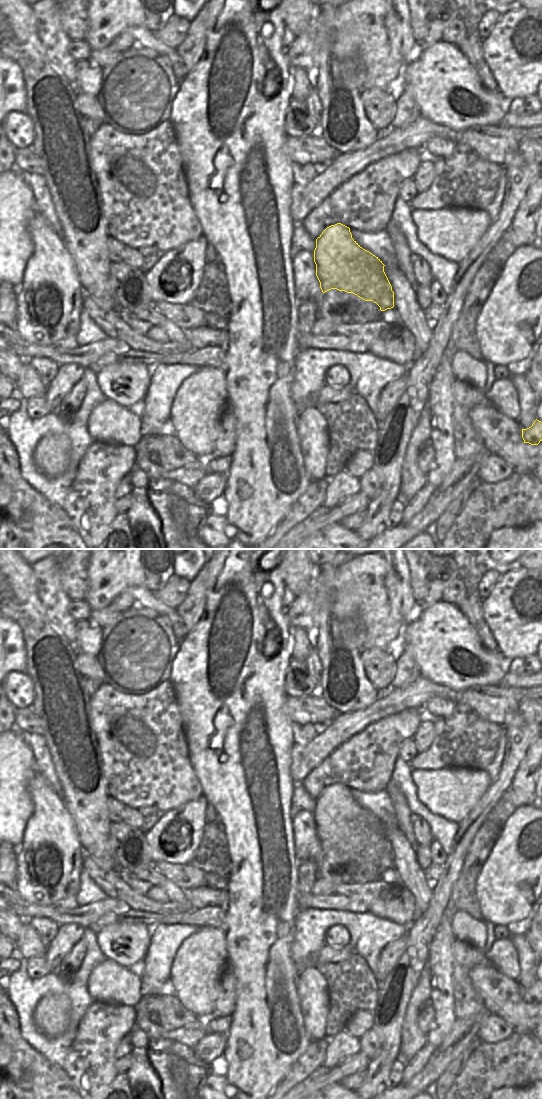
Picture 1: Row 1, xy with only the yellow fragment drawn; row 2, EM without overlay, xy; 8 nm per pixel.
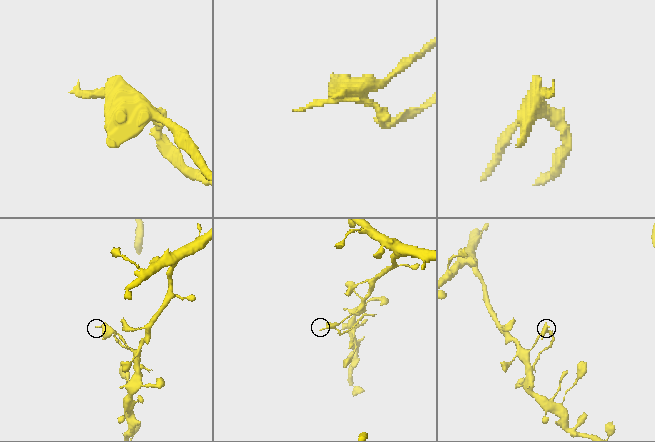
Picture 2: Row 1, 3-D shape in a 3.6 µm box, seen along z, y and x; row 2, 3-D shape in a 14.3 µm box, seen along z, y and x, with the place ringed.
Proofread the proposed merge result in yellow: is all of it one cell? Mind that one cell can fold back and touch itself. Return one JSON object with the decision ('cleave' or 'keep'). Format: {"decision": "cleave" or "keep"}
{"decision": "cleave"}

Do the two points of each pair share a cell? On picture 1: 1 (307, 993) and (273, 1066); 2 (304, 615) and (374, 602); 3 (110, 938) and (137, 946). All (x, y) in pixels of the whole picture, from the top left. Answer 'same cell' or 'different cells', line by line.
1: different cells
2: same cell
3: same cell

